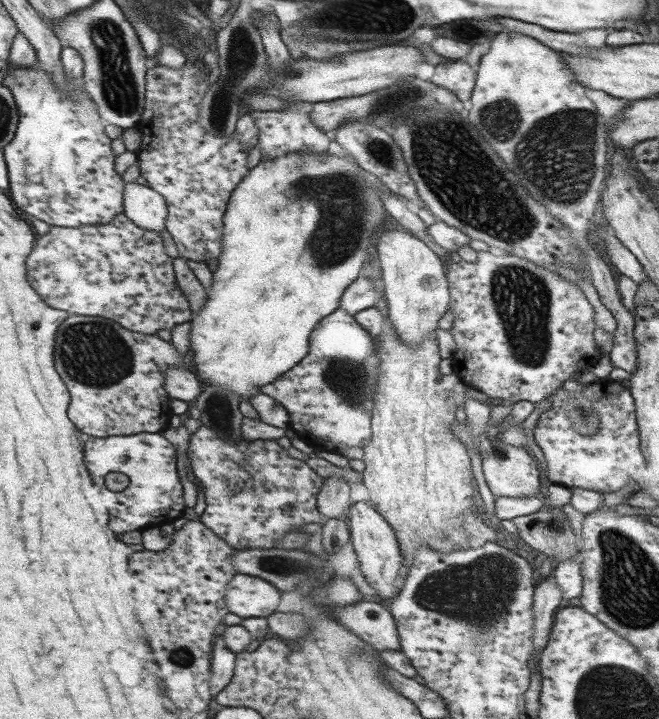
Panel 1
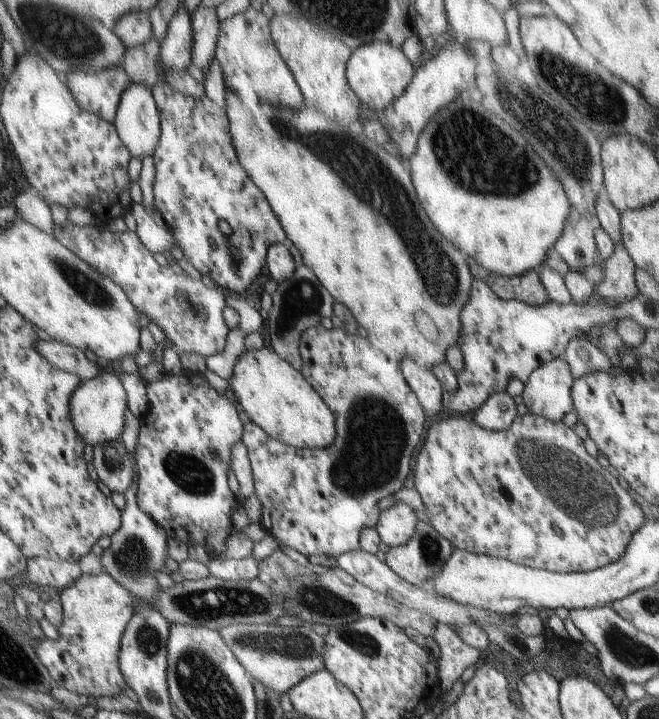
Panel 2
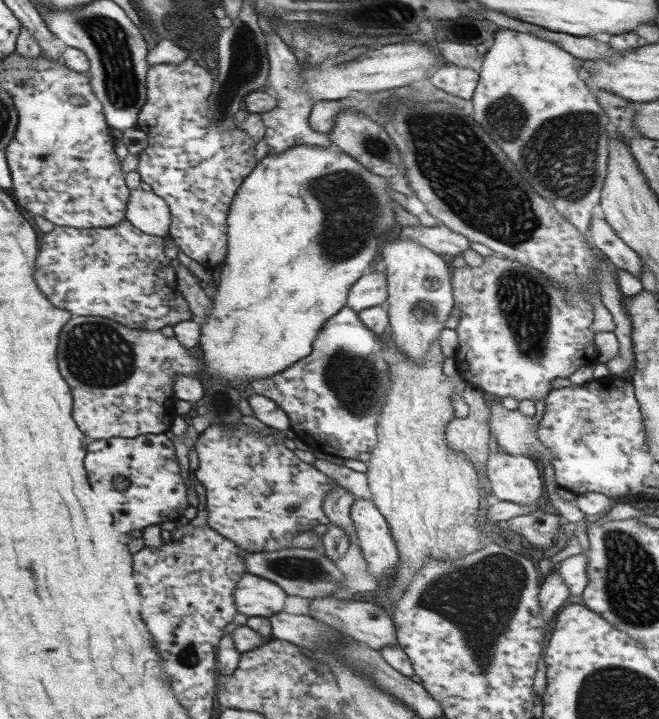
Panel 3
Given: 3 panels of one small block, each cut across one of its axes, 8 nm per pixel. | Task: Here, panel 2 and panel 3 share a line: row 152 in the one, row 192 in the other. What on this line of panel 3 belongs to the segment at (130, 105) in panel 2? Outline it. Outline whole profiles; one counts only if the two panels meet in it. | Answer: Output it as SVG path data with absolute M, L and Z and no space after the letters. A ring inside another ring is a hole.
M141 187L133 190L128 209L128 219L136 228L139 228L142 232L148 233L149 235L161 236L163 238L170 235L171 209L167 201L158 193L152 191L146 192L142 190Z

